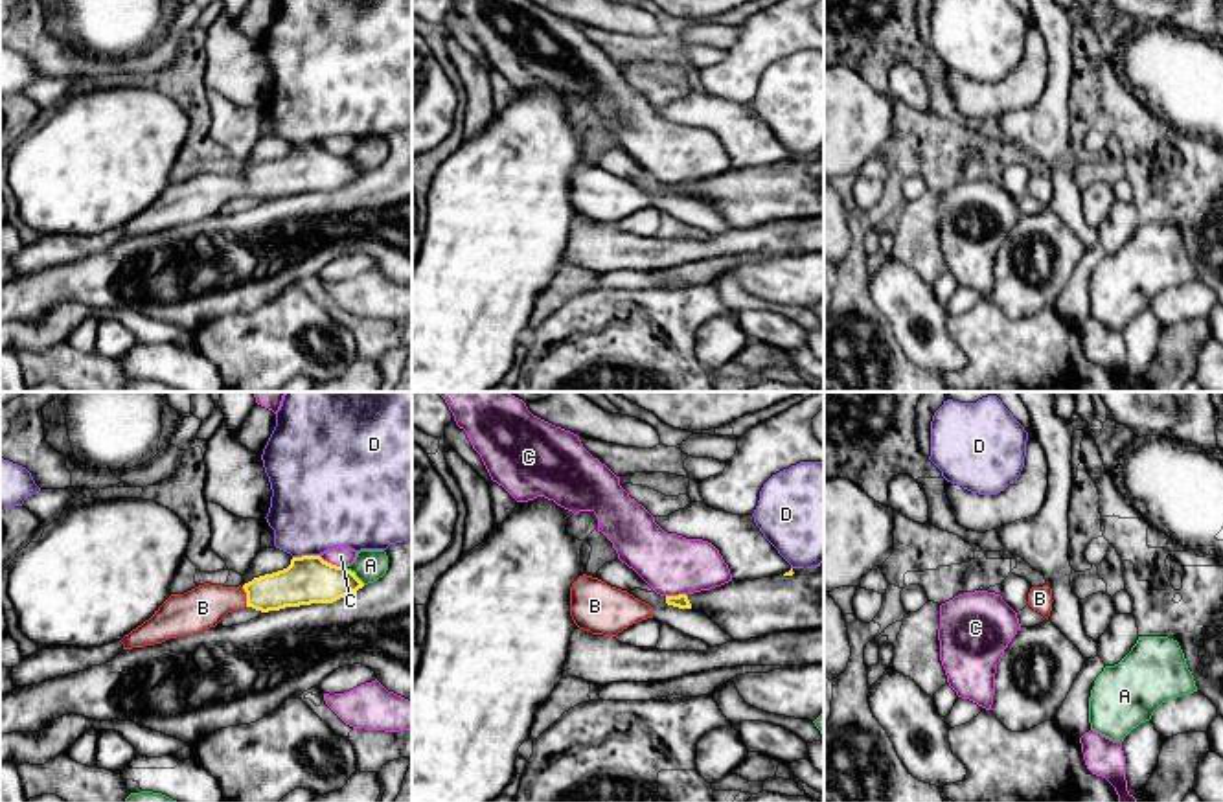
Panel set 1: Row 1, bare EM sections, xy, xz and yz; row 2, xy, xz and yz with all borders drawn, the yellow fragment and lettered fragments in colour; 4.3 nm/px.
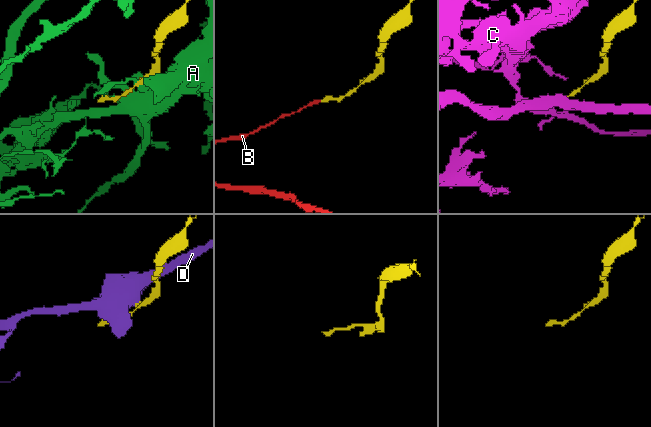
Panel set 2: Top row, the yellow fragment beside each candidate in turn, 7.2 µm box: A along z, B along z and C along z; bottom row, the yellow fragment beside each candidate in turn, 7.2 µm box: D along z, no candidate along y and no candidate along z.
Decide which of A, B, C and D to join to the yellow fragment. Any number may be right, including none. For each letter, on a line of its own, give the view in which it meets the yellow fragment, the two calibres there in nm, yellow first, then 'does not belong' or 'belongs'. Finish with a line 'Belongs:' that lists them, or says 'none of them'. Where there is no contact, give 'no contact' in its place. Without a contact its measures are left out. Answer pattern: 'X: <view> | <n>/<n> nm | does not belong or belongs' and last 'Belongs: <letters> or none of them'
A: xy | 220/140 nm | does not belong
B: xy | 190/190 nm | belongs
C: xy | 220/90 nm | does not belong
D: xy | 220/420 nm | does not belong
Belongs: B

